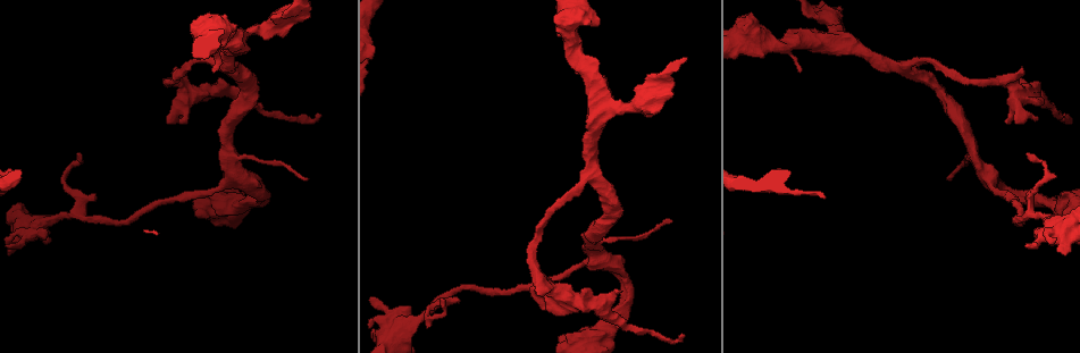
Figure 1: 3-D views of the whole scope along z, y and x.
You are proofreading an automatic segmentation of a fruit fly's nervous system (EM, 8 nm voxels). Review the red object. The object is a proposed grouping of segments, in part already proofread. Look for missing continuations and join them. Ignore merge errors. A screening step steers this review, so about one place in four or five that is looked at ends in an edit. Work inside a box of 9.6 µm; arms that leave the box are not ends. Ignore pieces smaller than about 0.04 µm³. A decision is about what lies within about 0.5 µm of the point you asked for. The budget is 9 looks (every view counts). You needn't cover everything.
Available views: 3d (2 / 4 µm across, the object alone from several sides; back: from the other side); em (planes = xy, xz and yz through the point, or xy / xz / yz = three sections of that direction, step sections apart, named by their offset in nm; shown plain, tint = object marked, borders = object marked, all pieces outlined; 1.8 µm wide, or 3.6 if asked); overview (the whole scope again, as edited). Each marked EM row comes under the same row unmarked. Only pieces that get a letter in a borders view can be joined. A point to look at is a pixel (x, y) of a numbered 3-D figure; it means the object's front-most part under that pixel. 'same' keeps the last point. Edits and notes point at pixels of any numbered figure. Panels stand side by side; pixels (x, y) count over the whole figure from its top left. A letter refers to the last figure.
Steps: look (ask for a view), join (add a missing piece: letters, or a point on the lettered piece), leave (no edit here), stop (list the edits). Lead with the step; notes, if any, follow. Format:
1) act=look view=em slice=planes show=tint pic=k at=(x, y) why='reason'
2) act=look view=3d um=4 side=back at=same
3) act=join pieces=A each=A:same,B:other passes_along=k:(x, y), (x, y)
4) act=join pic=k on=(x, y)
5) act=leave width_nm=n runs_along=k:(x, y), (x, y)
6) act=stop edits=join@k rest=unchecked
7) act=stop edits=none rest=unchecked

act=look view=3d um=4 pic=1 at=(1034, 231) why='an open end'

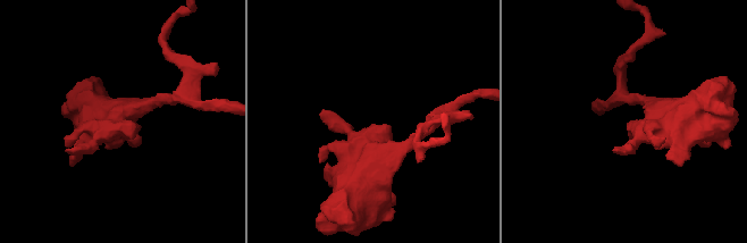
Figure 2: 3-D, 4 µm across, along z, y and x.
act=look view=em slice=yz step=8 show=tint pic=2 at=(630, 123) arm_widths_nm=260,320

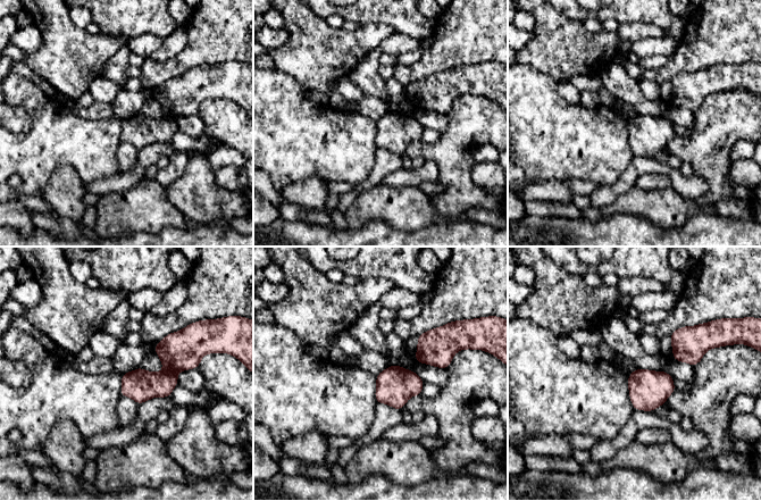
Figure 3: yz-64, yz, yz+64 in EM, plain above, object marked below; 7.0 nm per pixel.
act=look view=em slice=planes show=borders at=same why='another direction'

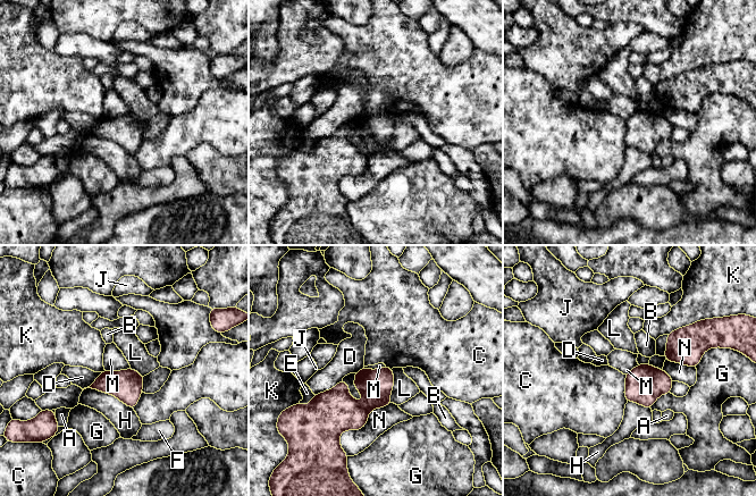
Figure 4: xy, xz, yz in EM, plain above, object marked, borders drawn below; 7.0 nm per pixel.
act=leave each=A:other,B:other,C:other,D:other,E:other,F:other,G:other,H:other,J:other,K:other,L:other,M:other,N:other border=4:(129, 367), (123, 370), (104, 370) found='no lettered piece goes on from it'

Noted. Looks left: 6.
act=look view=3d um=4 pic=1 at=(663, 91) why='thick turns thin'

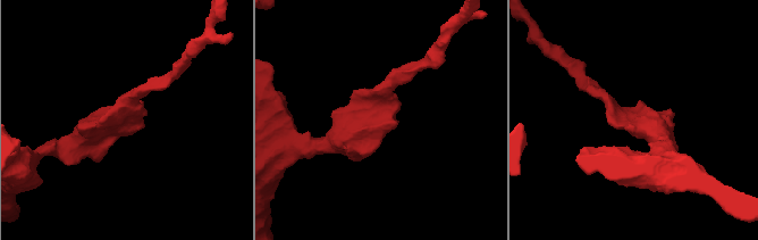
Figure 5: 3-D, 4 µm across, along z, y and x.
act=look view=em um=3.6 slice=planes show=borders pic=5 at=(379, 123)

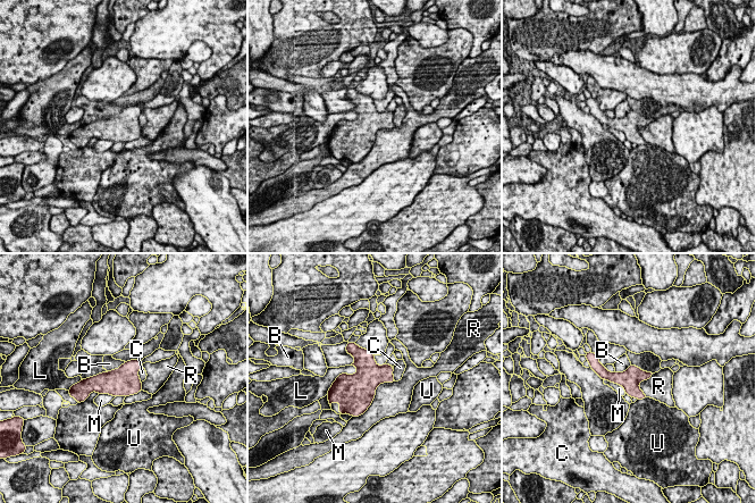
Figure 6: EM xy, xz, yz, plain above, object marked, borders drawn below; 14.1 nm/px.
act=leave width_nm=300 each=B:other,C:other,L:other,M:other,R:other,U:other border=6:(394, 380), (377, 386), (359, 417) found='no lettered piece goes on from it'

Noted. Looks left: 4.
act=look view=em slice=planes show=borders pic=1 at=(789, 29)

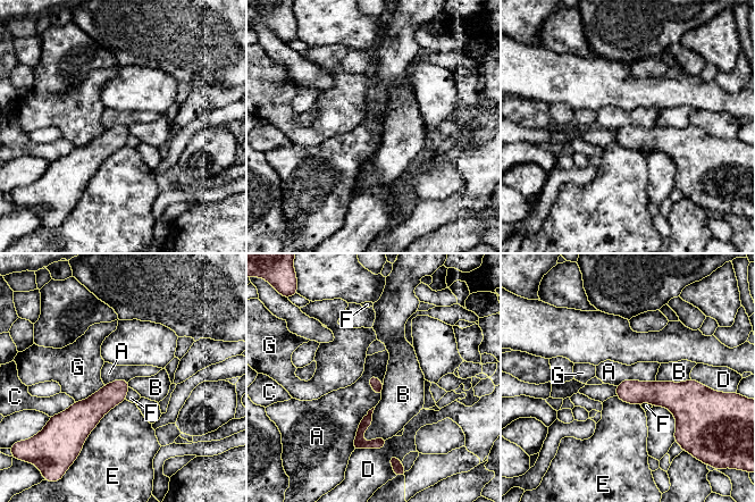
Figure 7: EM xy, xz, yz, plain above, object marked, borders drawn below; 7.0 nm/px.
act=leave each=A:other,B:other,C:other,D:other,E:other,F:other,G:other found='none of them fits'

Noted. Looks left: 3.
act=look view=em um=3.6 slice=planes show=borders pic=1 at=(670, 220) why='branch stops here'

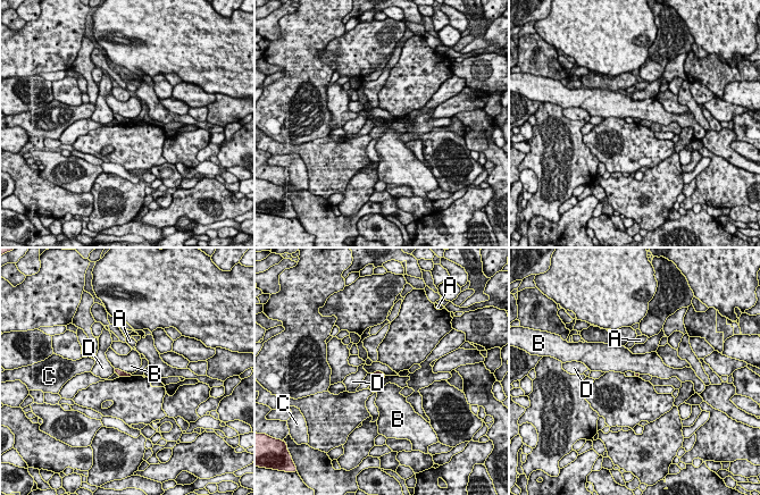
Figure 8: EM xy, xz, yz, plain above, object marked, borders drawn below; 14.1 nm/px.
act=leave each=A:other,B:other,C:other,D:other border=8:(114, 367), (131, 375) found='none of them fits'

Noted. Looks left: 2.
act=stop edits=none rest=unchecked

